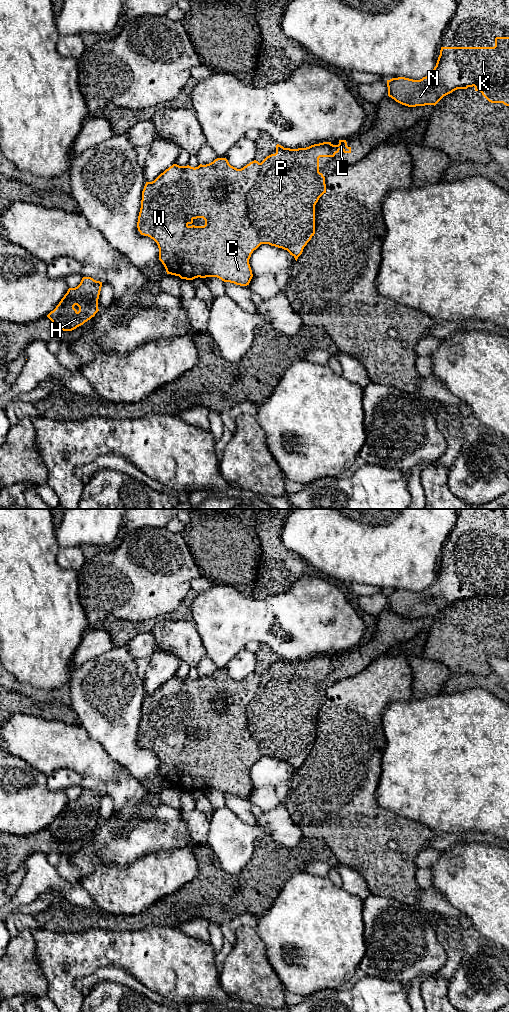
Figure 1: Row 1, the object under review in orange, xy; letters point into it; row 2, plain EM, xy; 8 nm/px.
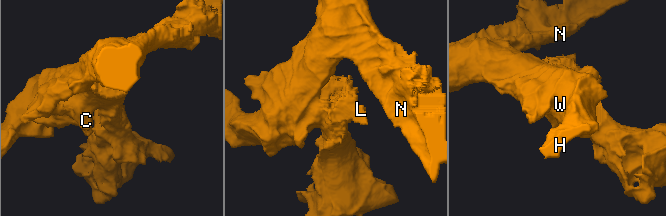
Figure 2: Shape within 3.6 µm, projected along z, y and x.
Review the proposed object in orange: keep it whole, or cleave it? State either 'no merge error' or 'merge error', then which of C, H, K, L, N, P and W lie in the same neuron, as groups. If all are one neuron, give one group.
merge error; groups C H K N W / L P

